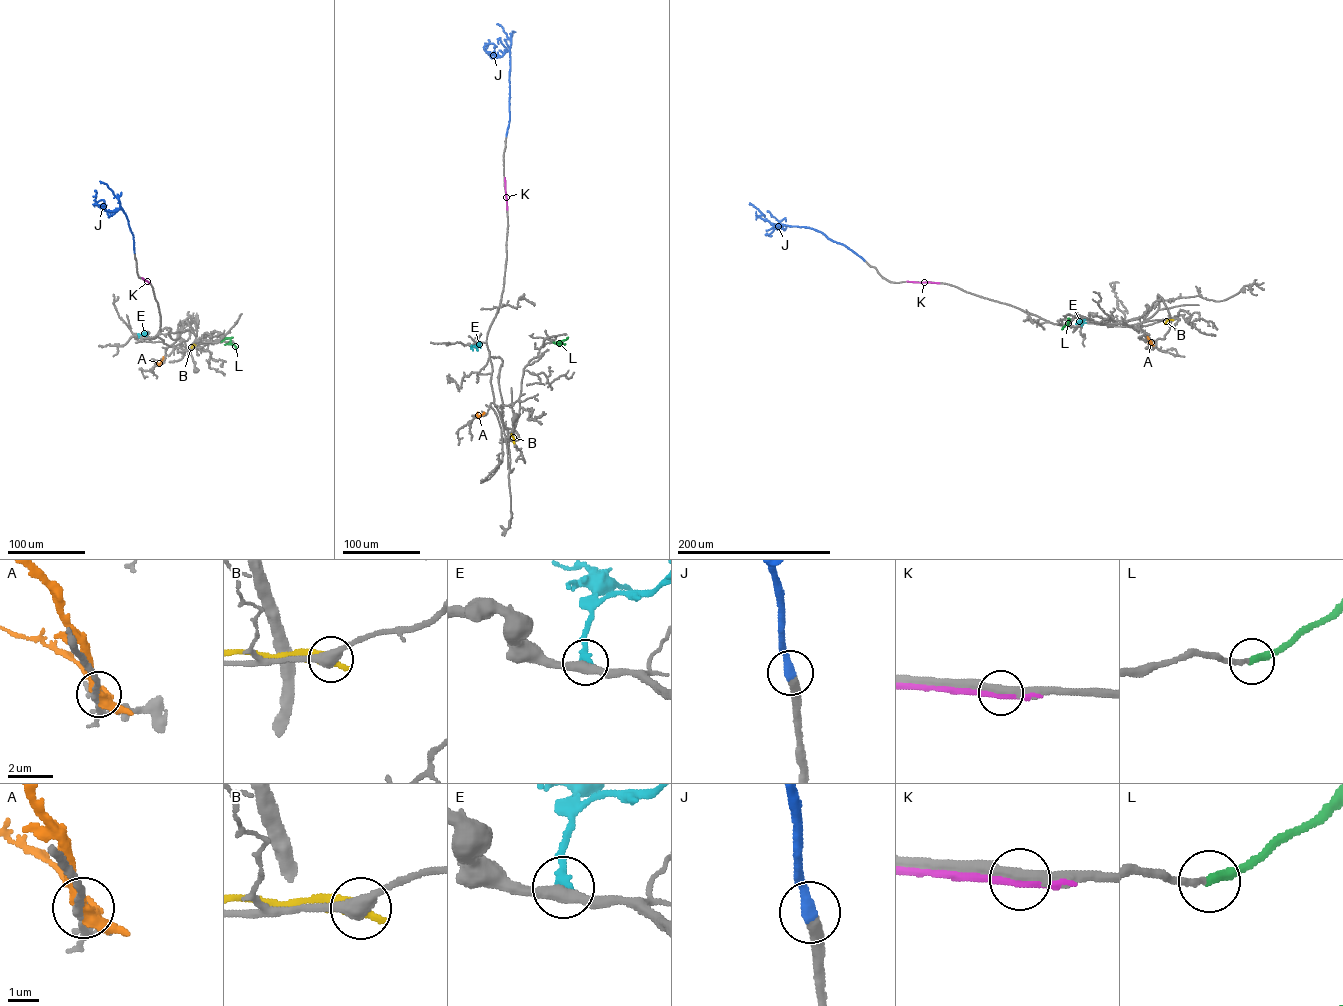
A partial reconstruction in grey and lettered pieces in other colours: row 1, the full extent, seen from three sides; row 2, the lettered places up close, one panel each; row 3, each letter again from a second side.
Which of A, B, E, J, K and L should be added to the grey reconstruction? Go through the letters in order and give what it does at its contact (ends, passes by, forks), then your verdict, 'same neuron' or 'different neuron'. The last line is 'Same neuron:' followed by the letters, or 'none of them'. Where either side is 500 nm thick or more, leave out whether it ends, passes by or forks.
A: it forks there; different neuron
B: it ends there; different neuron
E: it ends there; different neuron
J: it ends there; same neuron
K: it passes by; different neuron
L: it ends there; same neuron
Same neuron: J, L

